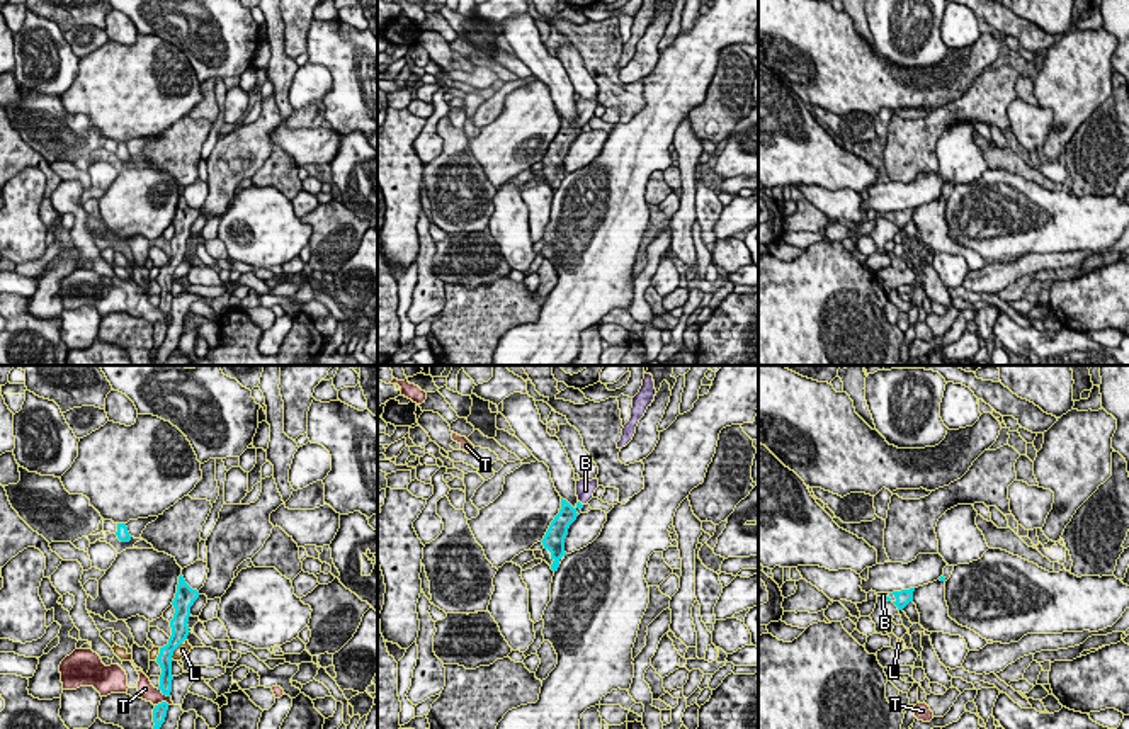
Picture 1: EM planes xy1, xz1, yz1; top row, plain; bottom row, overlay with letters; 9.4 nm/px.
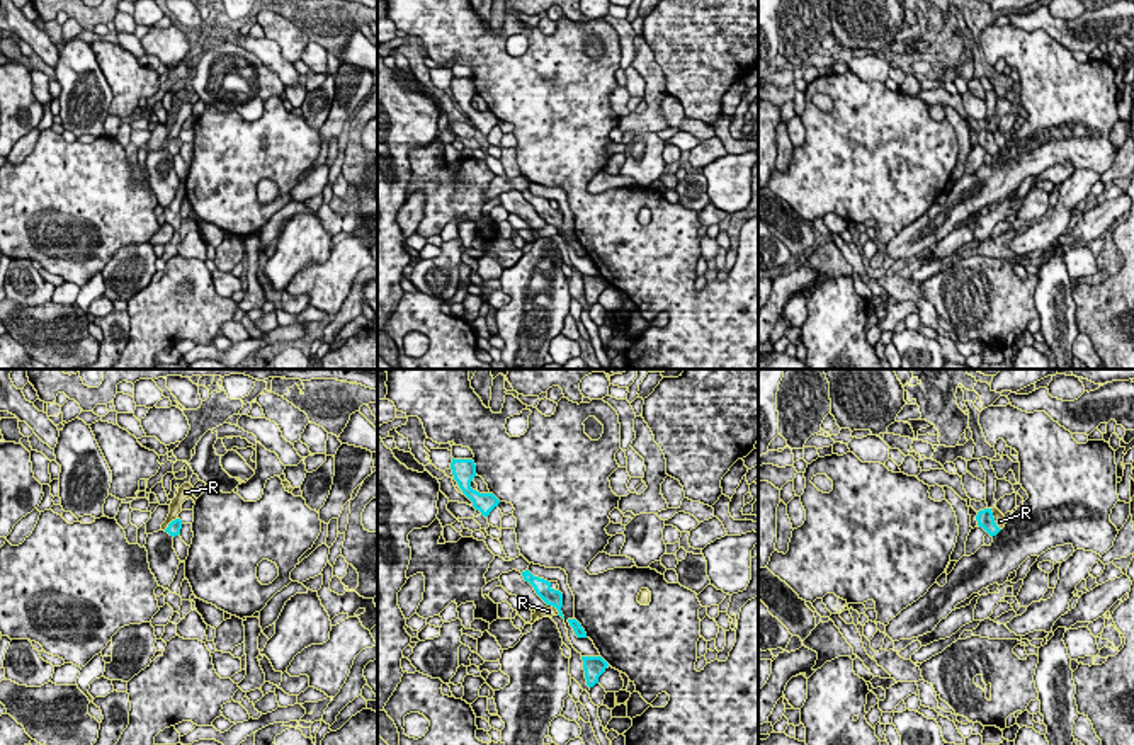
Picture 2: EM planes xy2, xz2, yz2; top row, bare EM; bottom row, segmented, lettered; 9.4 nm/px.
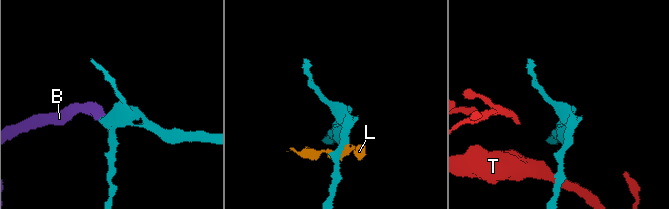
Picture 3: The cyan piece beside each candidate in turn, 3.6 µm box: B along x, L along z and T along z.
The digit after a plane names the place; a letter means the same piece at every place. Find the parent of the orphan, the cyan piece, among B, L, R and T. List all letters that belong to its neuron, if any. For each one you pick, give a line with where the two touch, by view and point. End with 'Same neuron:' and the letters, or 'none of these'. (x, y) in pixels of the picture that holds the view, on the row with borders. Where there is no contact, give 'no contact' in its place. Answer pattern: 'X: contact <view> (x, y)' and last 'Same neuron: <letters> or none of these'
B: contact yz1 (890, 599)
Same neuron: B

